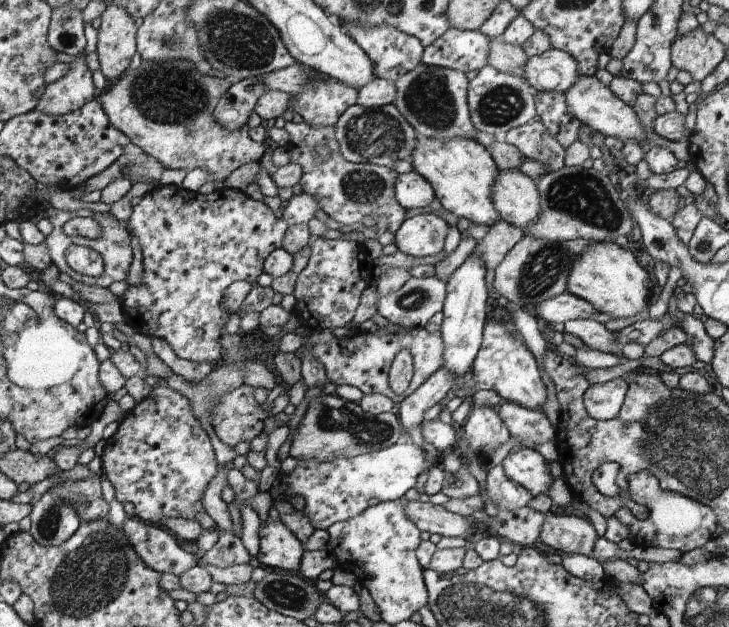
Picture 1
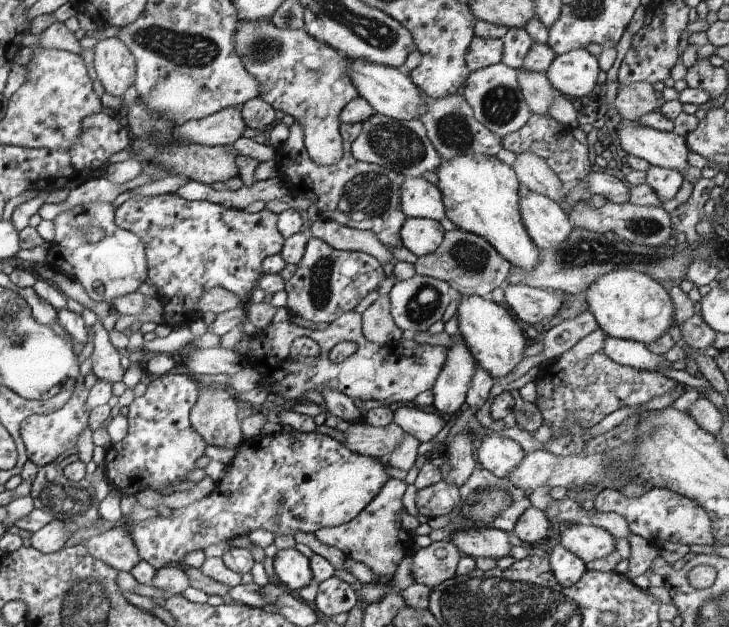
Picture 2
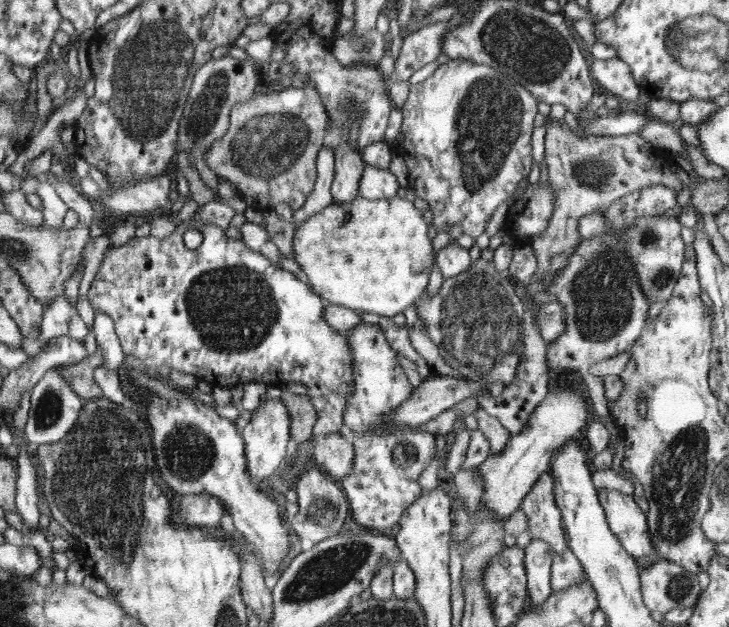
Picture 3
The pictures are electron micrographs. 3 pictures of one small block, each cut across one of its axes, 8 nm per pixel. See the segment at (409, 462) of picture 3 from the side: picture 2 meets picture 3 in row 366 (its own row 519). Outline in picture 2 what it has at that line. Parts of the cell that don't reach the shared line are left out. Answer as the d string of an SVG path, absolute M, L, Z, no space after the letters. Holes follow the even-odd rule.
M391 478L386 482L385 487L370 502L369 507L353 521L336 527L326 527L318 530L316 538L322 544L334 547L354 560L364 562L376 576L376 583L387 584L392 580L398 564L402 562L402 558L406 556L406 540L402 542L400 532L402 532L402 522L400 522L400 514L402 514L402 496L406 492L406 484L402 480L394 480Z

